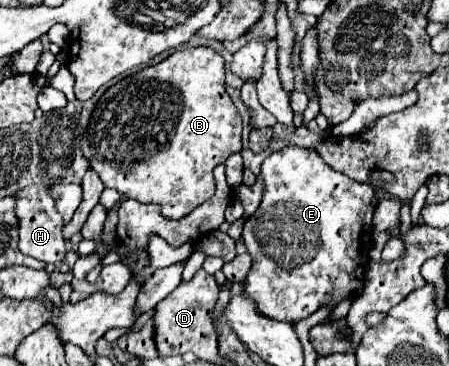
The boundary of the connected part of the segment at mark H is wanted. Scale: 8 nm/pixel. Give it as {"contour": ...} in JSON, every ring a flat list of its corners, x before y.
{"contour":[[29,185,17,193,17,217,19,217,19,249,21,253,35,257,43,263,61,265,67,255,67,241,63,239,63,219,55,209,47,185]]}

